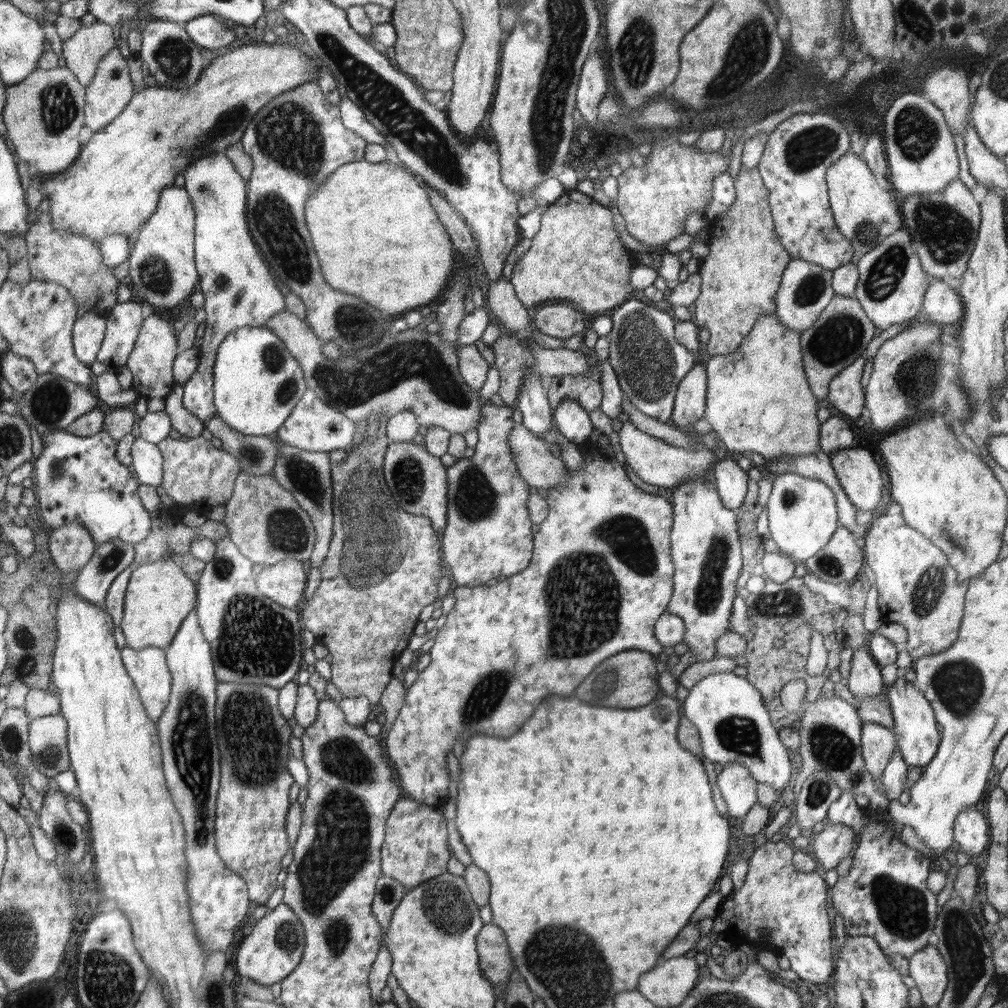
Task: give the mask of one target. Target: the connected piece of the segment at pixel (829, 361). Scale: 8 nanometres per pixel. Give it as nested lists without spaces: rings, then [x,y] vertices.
[[[834,295],[815,324],[808,330],[804,330],[800,336],[806,380],[817,399],[828,396],[832,379],[844,368],[852,365],[852,362],[856,361],[859,356],[862,356],[870,341],[878,333],[873,322],[866,317],[860,302],[857,302],[854,297]]]

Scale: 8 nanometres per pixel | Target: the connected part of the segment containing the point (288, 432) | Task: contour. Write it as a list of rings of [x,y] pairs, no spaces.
[[[306,389],[290,416],[275,433],[283,444],[294,446],[308,452],[332,452],[354,448],[356,426],[344,413],[327,405],[313,390]]]

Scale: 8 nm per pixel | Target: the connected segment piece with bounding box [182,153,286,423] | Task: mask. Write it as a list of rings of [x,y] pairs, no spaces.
[[[212,153],[201,156],[184,169],[185,185],[183,186],[191,198],[195,210],[195,265],[197,268],[200,290],[204,294],[204,310],[206,311],[206,336],[200,344],[200,358],[197,362],[198,370],[190,378],[190,384],[183,387],[183,405],[203,423],[217,417],[214,404],[214,385],[212,381],[212,367],[220,343],[228,334],[246,326],[265,327],[266,321],[274,318],[278,312],[286,310],[284,295],[276,287],[272,270],[254,242],[248,230],[246,203],[247,182],[238,174],[235,166],[225,153]]]

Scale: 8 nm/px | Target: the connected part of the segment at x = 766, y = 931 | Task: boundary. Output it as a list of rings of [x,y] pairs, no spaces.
[[[774,839],[769,840],[766,844],[763,844],[759,848],[756,848],[752,857],[748,859],[749,867],[744,881],[744,885],[739,891],[732,891],[727,897],[725,897],[722,903],[722,910],[720,910],[719,915],[722,919],[727,921],[726,933],[730,938],[734,938],[734,942],[737,943],[747,943],[758,948],[758,950],[773,951],[776,954],[785,954],[786,958],[791,962],[791,969],[798,974],[799,978],[804,980],[809,980],[810,982],[820,984],[825,983],[828,980],[832,980],[833,973],[835,972],[835,951],[832,949],[833,944],[835,944],[834,938],[832,938],[832,926],[830,925],[830,920],[828,919],[828,912],[826,910],[826,902],[828,902],[828,885],[824,877],[820,876],[817,871],[812,872],[802,872],[794,869],[792,865],[792,857],[796,849],[794,849],[791,843],[786,841],[776,841]]]

